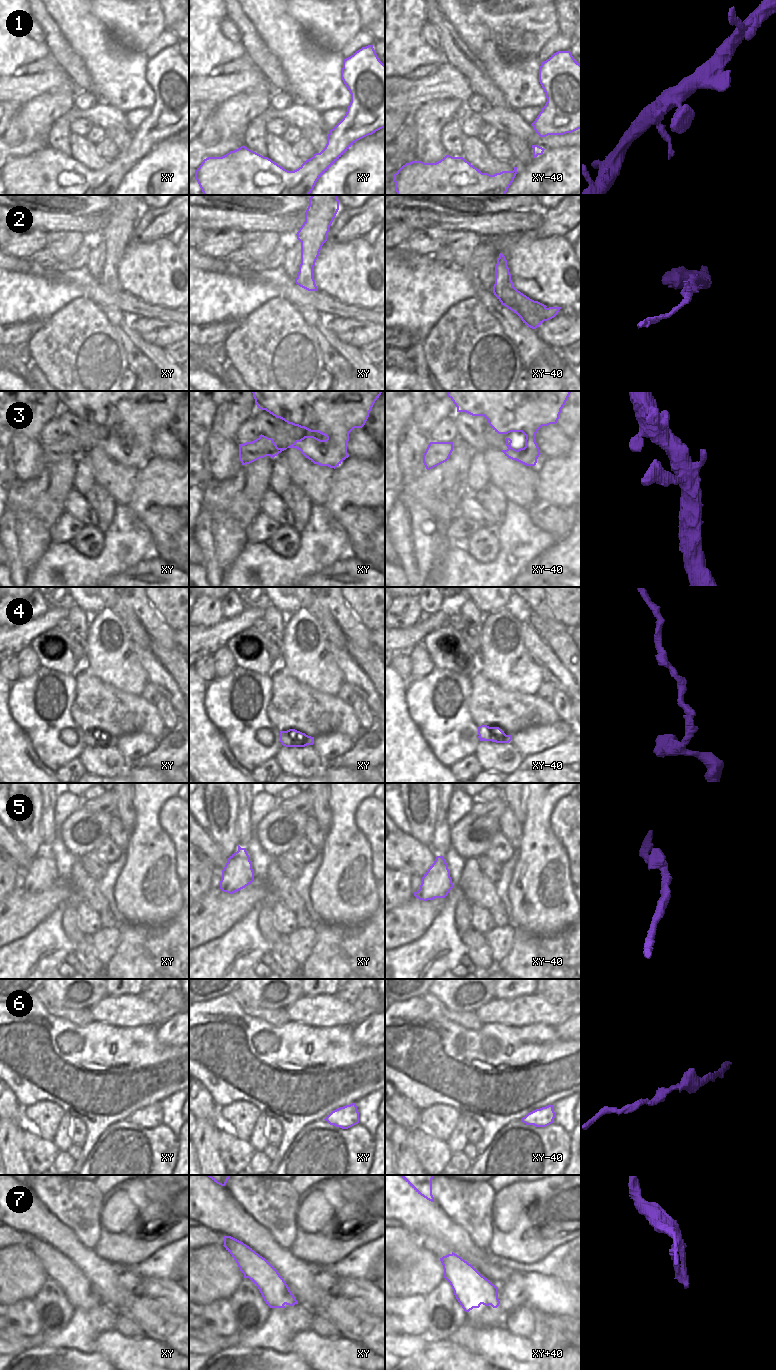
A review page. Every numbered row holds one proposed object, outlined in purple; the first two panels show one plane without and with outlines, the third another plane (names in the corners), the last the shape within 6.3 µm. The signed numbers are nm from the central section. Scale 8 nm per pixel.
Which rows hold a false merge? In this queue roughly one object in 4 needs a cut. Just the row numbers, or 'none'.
7

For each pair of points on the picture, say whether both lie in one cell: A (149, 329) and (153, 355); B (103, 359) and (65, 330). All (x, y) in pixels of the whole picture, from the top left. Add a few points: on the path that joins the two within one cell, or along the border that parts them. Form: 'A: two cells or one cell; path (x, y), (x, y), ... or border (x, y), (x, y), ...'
A: two cells; border (133, 328), (144, 340), (162, 349)
B: one cell; path (94, 359), (74, 339)

